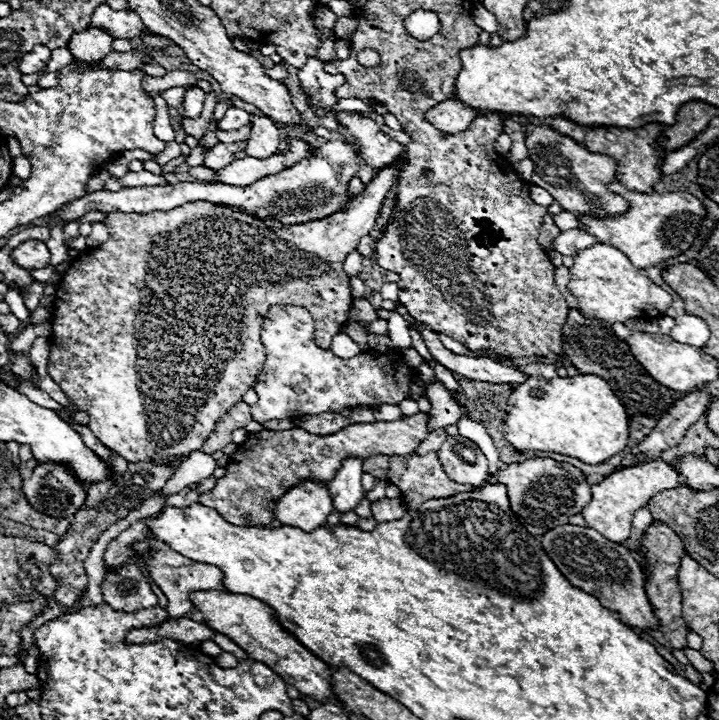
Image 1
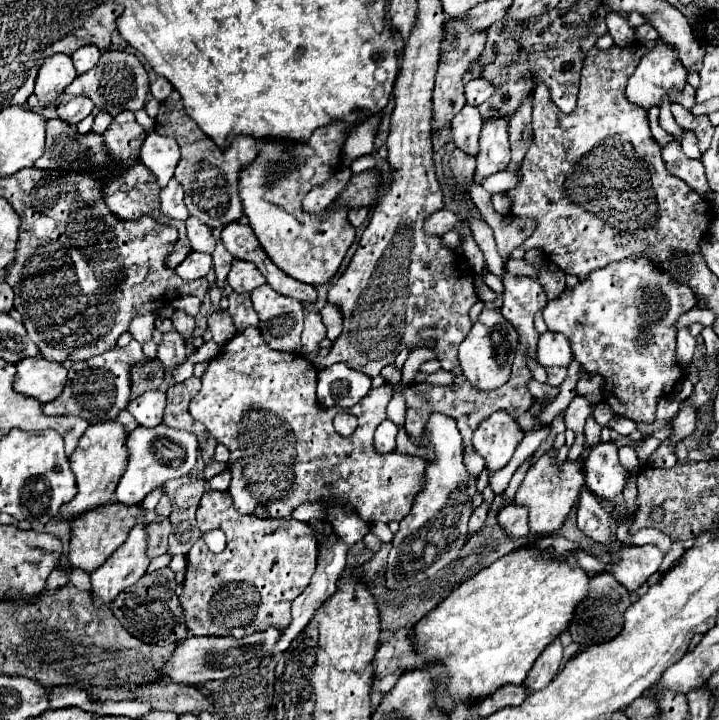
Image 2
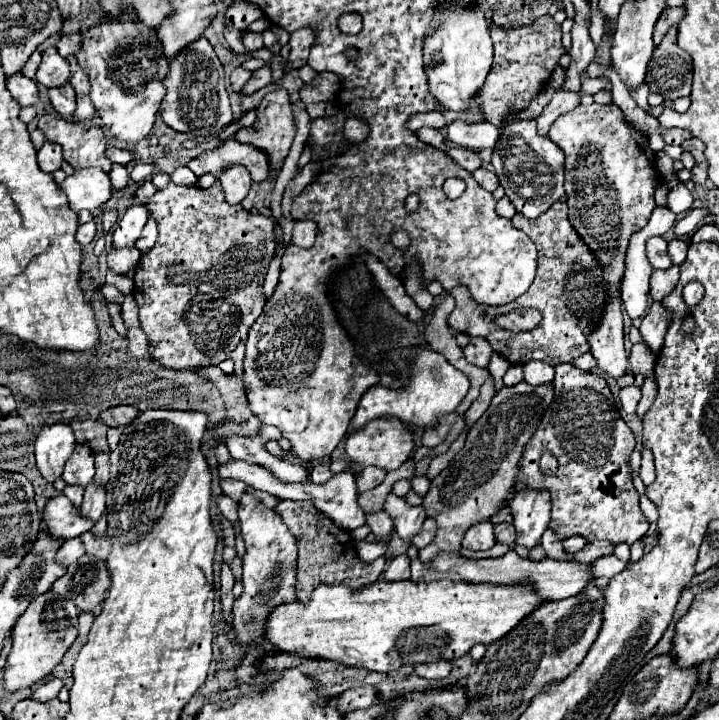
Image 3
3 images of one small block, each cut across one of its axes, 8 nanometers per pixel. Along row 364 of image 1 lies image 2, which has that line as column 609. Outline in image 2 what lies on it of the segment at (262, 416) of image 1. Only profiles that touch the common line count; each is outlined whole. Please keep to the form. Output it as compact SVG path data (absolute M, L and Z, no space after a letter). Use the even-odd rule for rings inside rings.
M628 258L594 270L588 278L580 280L573 289L566 289L558 298L547 303L542 316L552 332L562 333L572 344L574 358L586 372L600 374L604 378L603 400L614 414L630 418L634 422L652 424L656 420L656 406L662 396L674 392L676 384L684 378L684 370L676 360L676 328L672 326L682 314L696 306L688 286L676 284L670 274L662 274L648 258Z

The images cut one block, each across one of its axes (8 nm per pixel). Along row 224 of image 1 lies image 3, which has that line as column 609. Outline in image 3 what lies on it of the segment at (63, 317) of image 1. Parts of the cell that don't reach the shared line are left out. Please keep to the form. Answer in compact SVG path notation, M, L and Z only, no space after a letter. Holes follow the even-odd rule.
M594 102L590 106L578 106L572 112L558 116L548 138L558 144L566 156L564 186L568 196L568 220L602 266L602 280L610 284L604 314L588 336L590 352L602 372L620 378L628 370L620 302L626 246L630 234L642 230L650 220L650 214L656 208L654 190L662 182L662 174L654 164L656 154L648 146L648 136L634 130L616 104L600 106Z

